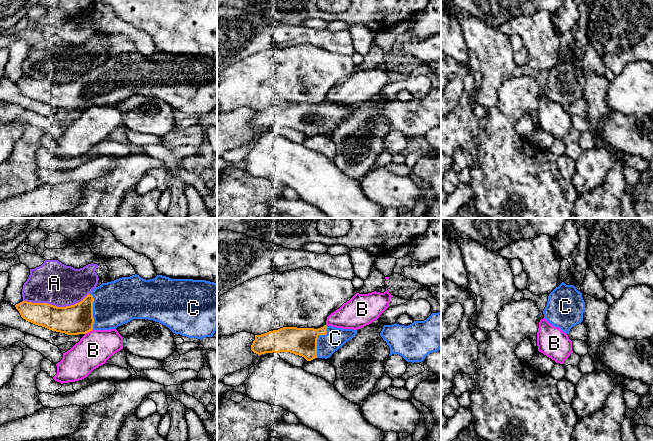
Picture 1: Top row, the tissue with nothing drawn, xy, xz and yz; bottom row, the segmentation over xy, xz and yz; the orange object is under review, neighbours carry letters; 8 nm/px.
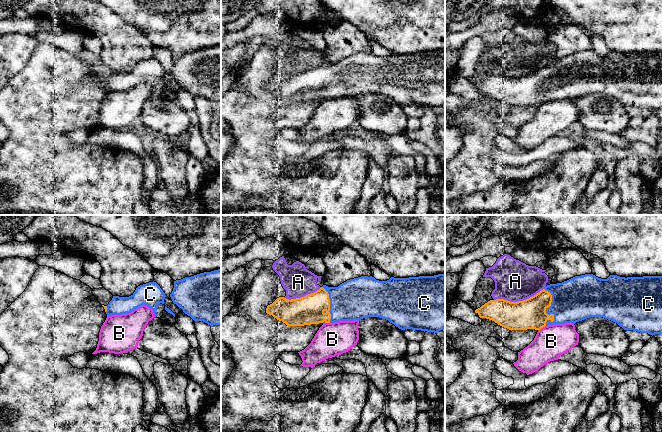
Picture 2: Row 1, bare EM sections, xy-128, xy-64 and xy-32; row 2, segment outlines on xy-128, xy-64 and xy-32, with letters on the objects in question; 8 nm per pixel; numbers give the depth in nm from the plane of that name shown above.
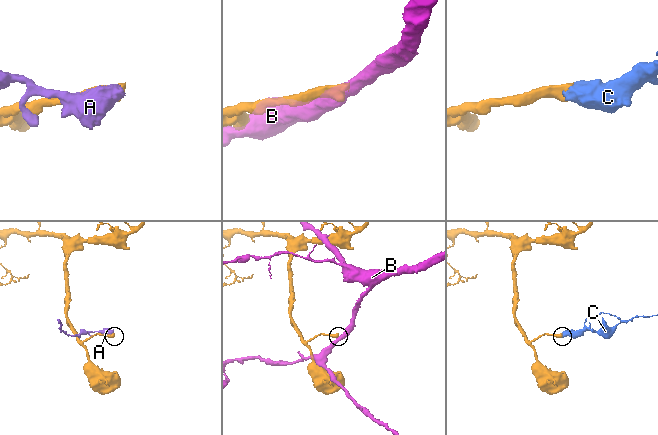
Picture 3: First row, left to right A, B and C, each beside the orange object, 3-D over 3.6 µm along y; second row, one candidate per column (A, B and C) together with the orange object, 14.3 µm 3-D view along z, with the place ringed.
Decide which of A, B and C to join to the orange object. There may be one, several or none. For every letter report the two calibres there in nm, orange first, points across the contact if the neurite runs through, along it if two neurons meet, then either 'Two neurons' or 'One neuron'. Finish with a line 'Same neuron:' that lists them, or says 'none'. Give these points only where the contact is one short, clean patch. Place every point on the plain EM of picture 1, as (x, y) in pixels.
A: Thickness 240 nm (orange) against 340 nm. Two neurons
B: Thickness 240 nm (orange) against 280 nm. Two neurons
C: Thickness 220 nm (orange) against 160 nm. Path across: xz (300, 117), (317, 114), (335, 114). One neuron
Same neuron: C

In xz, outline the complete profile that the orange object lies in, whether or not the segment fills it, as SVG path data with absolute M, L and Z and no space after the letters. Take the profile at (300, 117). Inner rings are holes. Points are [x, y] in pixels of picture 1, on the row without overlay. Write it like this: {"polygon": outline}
{"polygon": "M324 101L321 104L283 103L261 111L255 111L251 126L258 130L290 128L307 137L329 134L352 115L357 106Z"}

